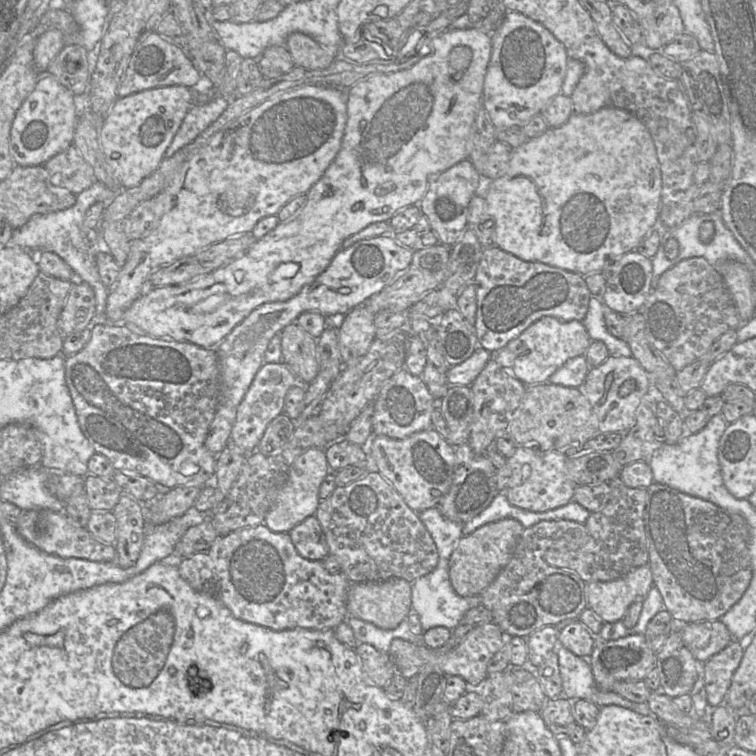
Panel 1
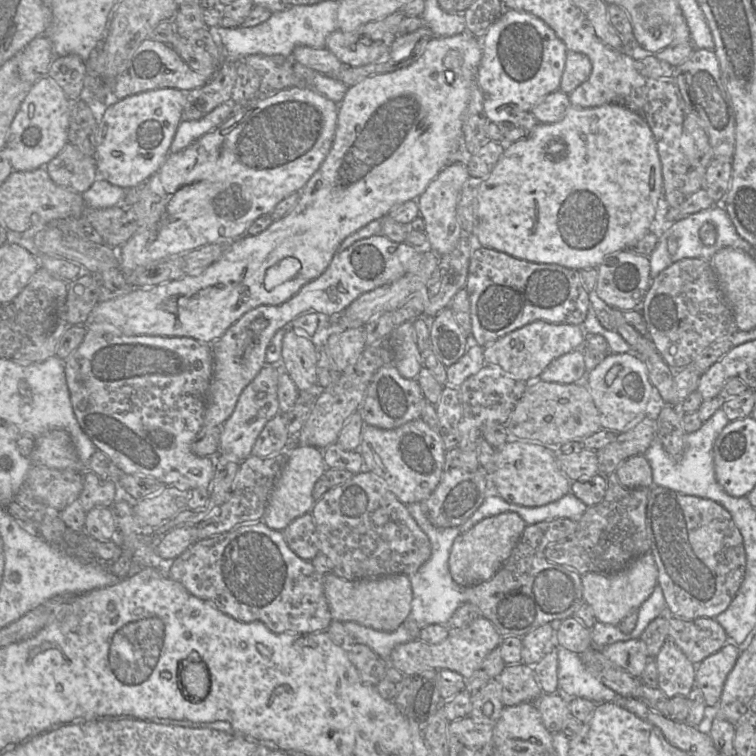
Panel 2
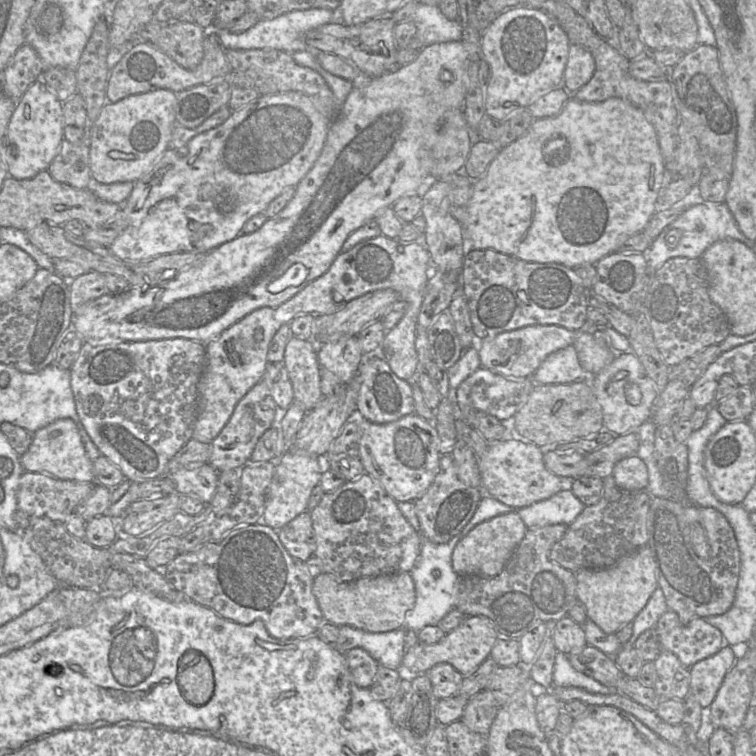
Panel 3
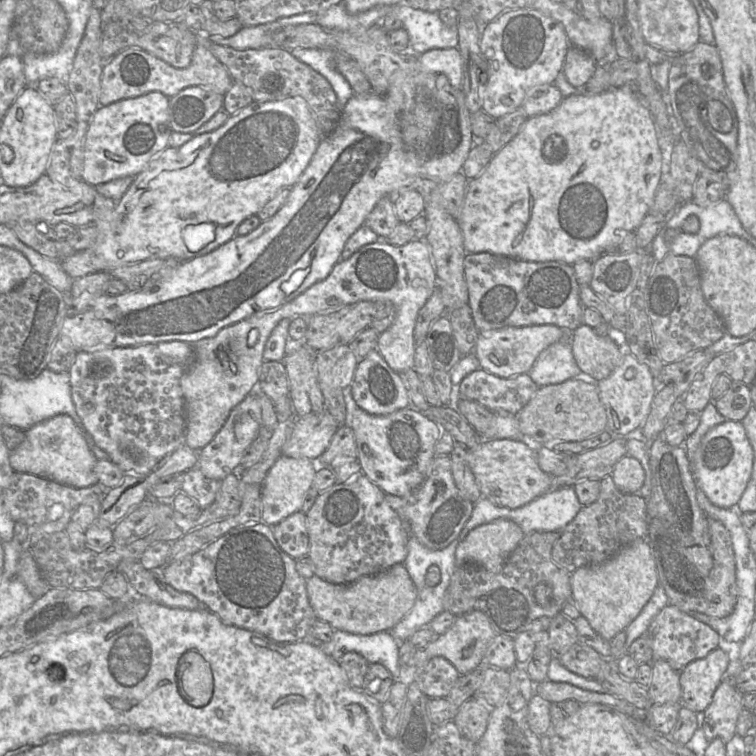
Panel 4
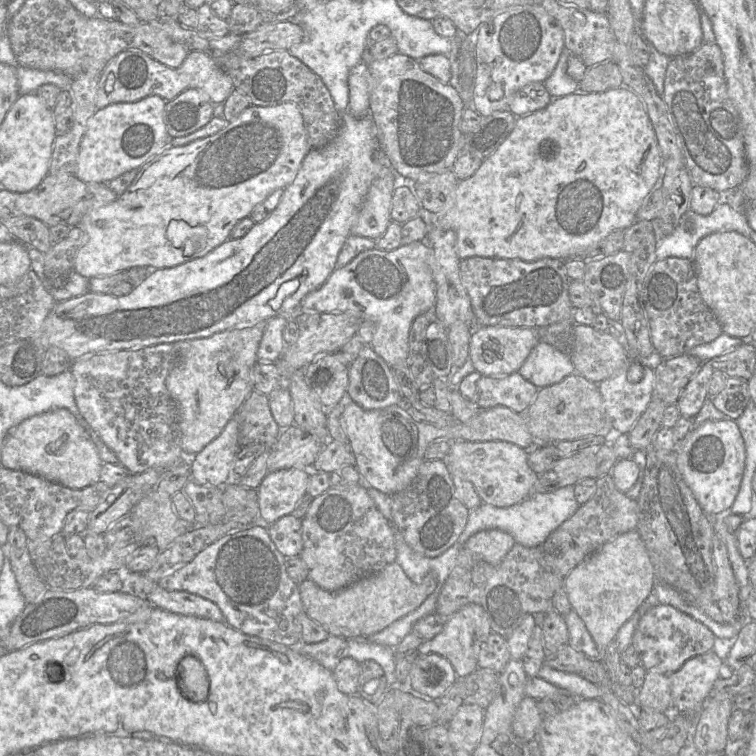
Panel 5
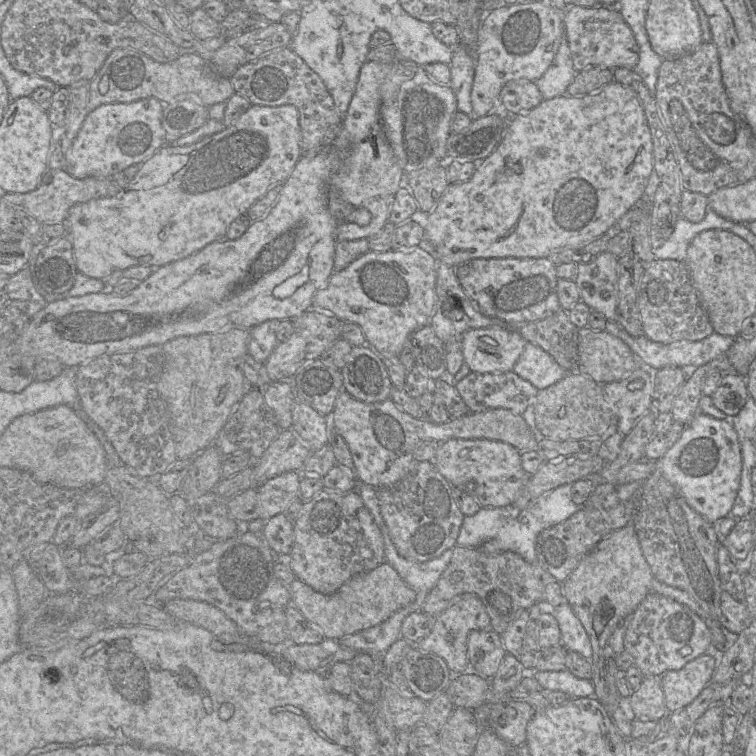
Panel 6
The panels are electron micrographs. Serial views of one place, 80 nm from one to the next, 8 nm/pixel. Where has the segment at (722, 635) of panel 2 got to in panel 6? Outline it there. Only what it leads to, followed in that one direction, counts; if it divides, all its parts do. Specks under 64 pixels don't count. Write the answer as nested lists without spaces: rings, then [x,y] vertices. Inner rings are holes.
[[[650,592],[635,611],[624,620],[627,624],[624,651],[632,656],[634,665],[643,676],[660,677],[667,671],[680,670],[688,662],[707,653],[711,644],[711,632],[701,617],[688,606],[654,592]]]

